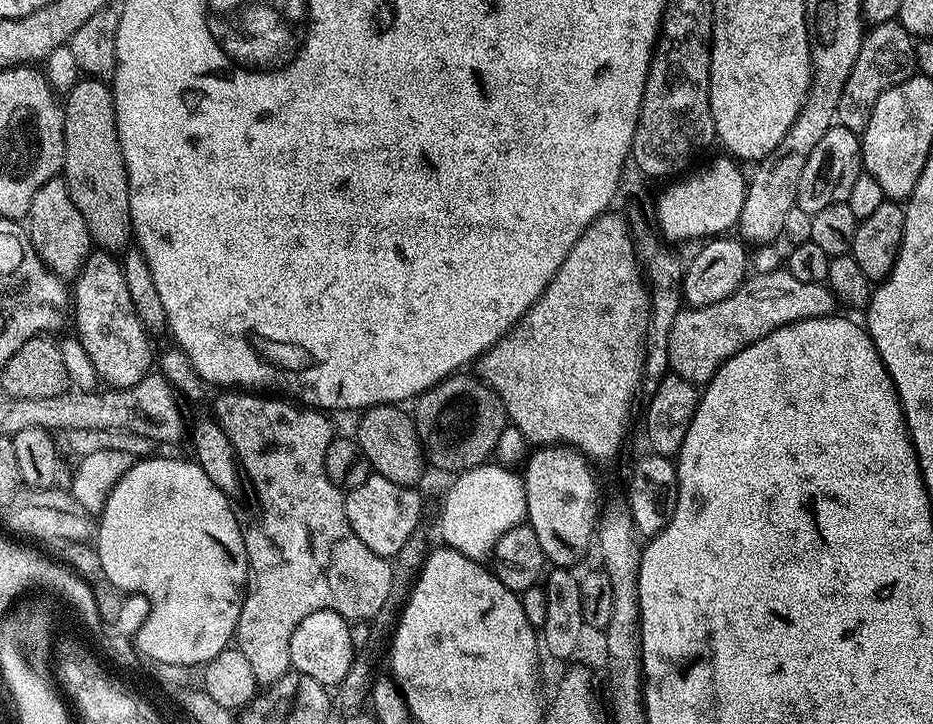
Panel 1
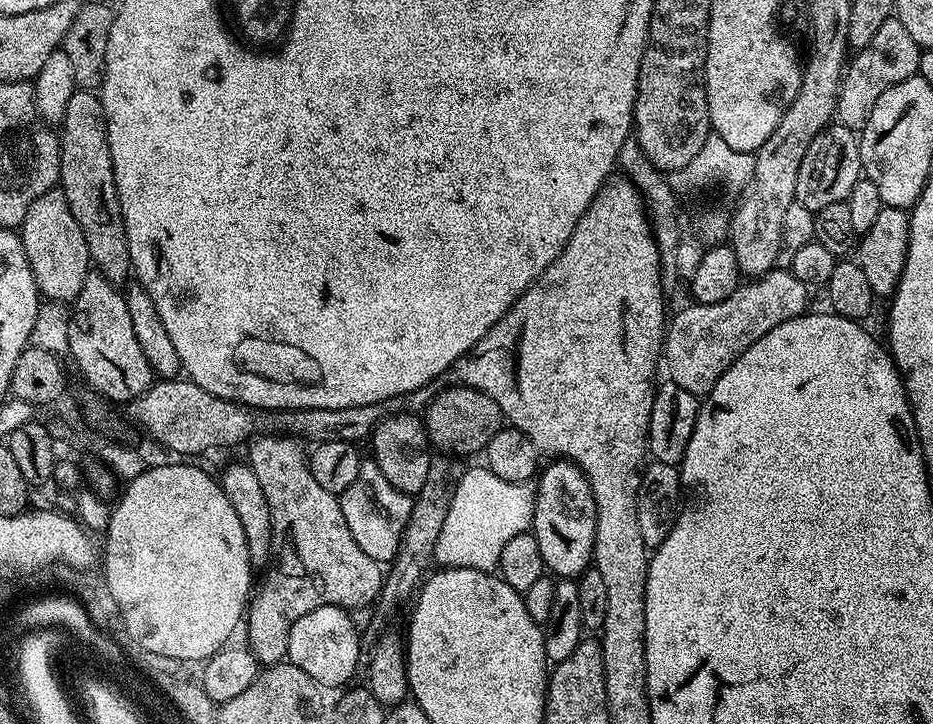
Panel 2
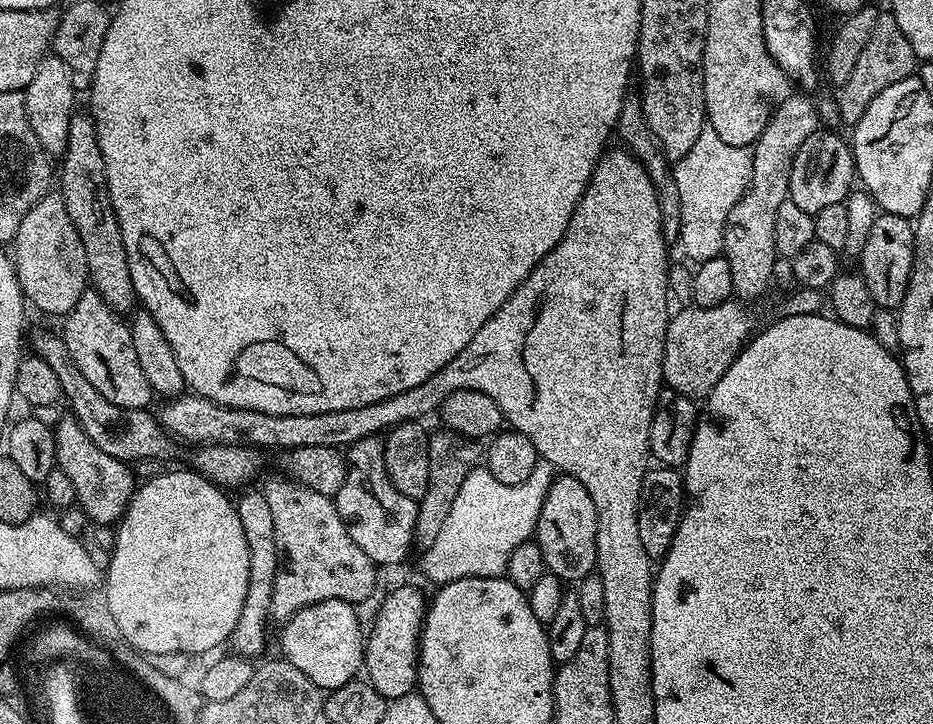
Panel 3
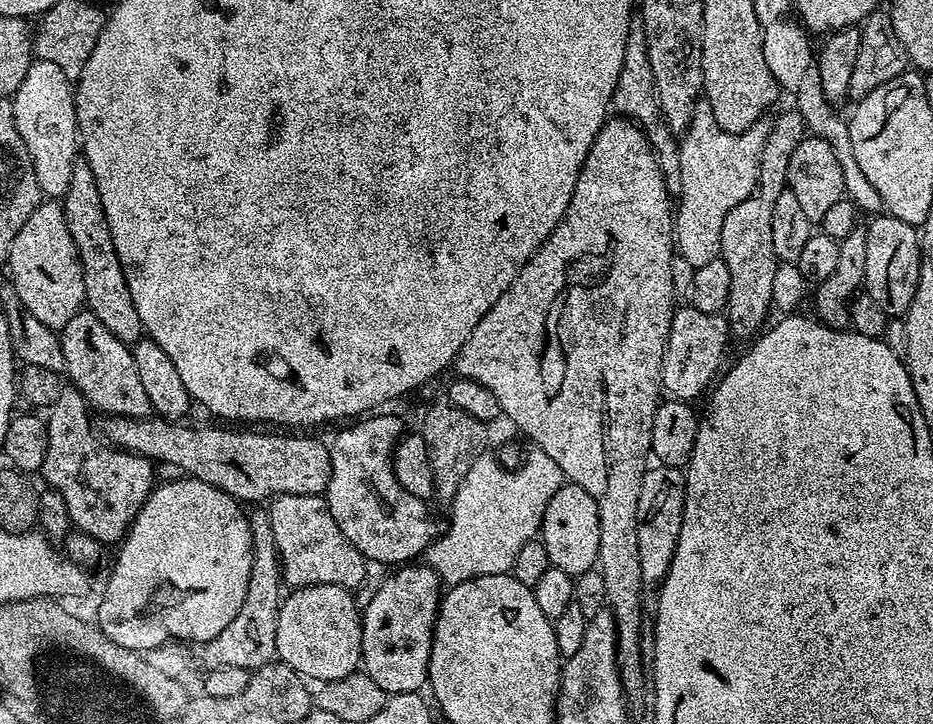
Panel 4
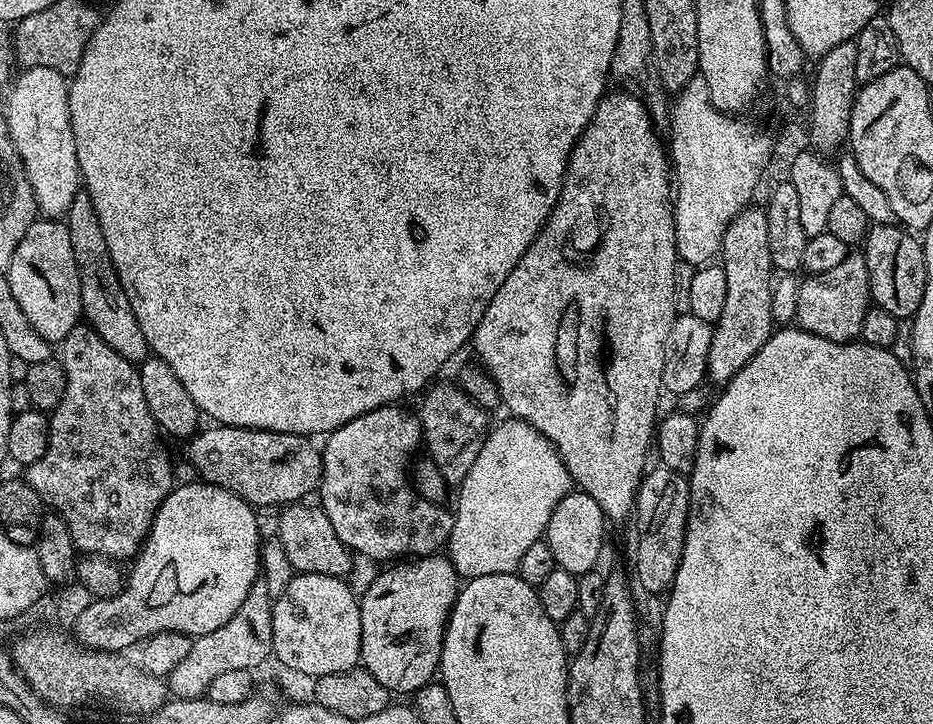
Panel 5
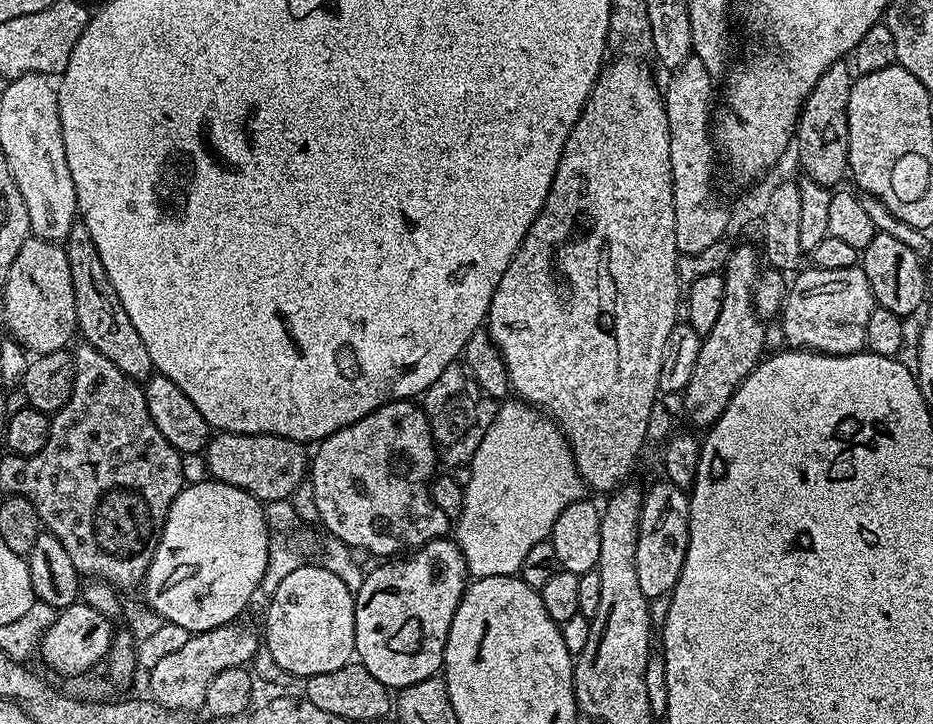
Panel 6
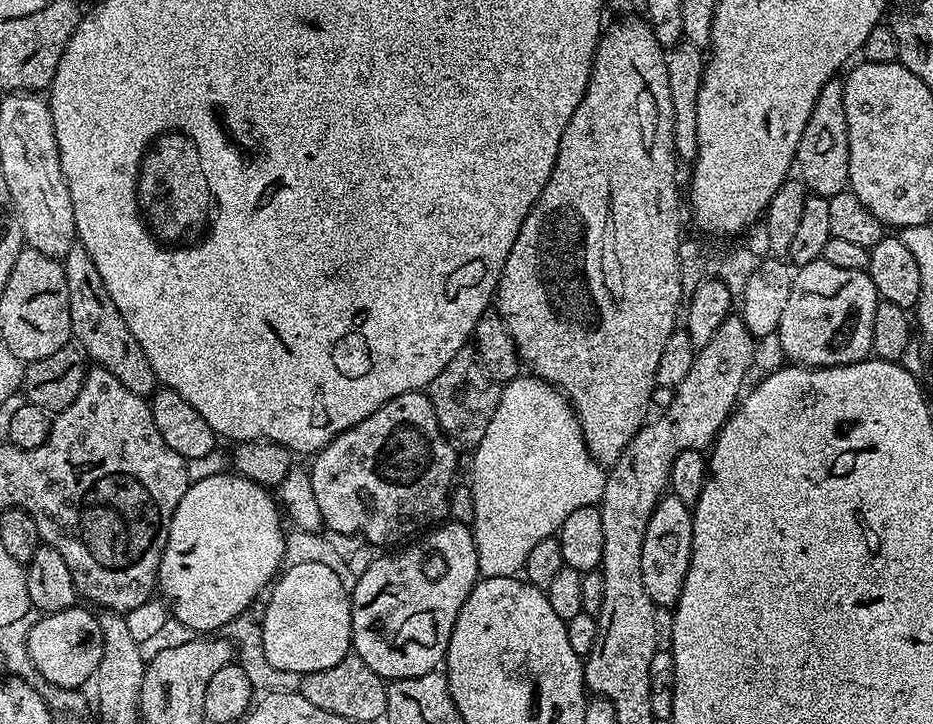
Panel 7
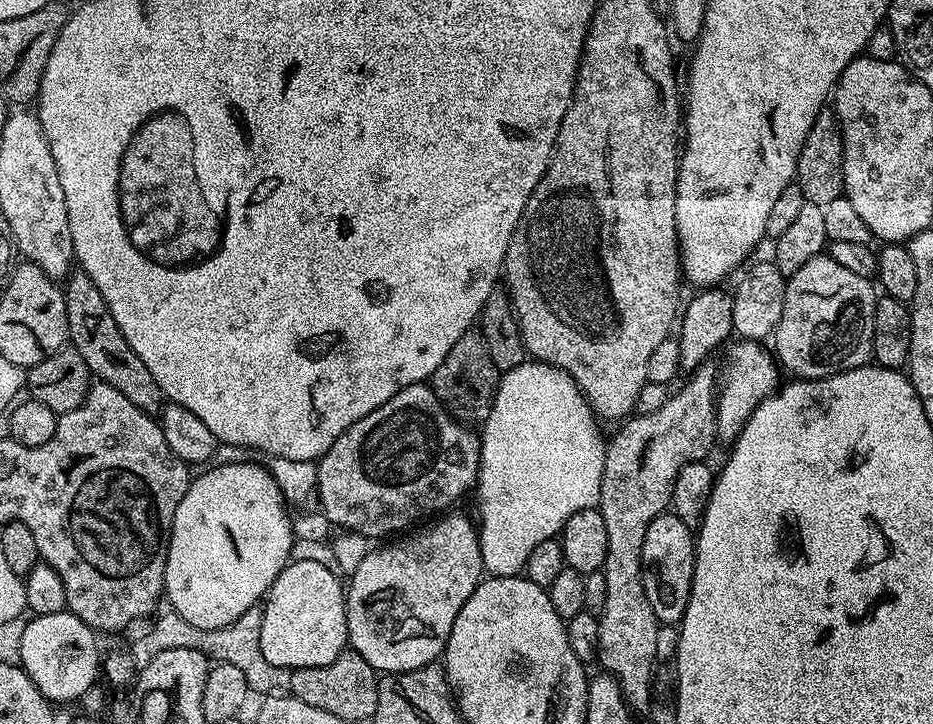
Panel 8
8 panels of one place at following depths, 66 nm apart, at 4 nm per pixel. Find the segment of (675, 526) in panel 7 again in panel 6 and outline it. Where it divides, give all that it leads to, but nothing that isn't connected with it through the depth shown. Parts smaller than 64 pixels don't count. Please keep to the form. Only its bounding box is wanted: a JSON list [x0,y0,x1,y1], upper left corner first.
[636,478,690,602]

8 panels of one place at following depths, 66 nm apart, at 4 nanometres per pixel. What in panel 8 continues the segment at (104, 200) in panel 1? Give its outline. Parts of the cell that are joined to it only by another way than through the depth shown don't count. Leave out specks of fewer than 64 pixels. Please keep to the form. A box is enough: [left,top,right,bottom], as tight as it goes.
[63,270,166,414]

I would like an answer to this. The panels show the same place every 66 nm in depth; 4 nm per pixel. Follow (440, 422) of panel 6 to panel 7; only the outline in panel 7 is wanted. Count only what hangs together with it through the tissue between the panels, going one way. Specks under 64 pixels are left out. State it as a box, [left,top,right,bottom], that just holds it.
[426,346,501,446]

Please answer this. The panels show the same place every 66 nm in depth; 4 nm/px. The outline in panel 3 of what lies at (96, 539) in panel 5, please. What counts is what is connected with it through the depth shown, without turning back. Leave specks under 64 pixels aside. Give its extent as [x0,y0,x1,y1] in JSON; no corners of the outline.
[54,290,154,525]

